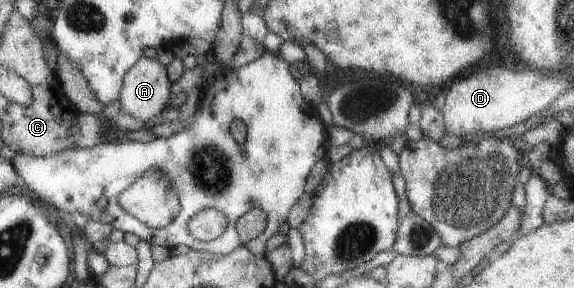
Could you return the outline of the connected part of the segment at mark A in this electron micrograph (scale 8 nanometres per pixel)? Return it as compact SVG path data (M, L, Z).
M141 57L122 78L120 111L140 121L154 118L167 108L170 87L165 67L157 59Z

